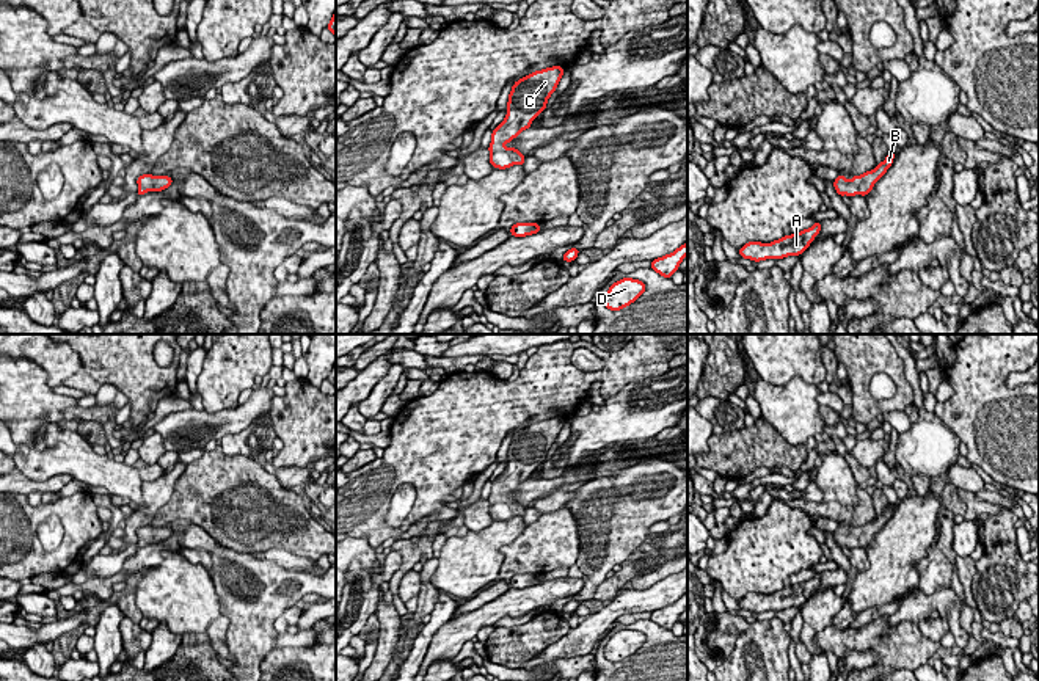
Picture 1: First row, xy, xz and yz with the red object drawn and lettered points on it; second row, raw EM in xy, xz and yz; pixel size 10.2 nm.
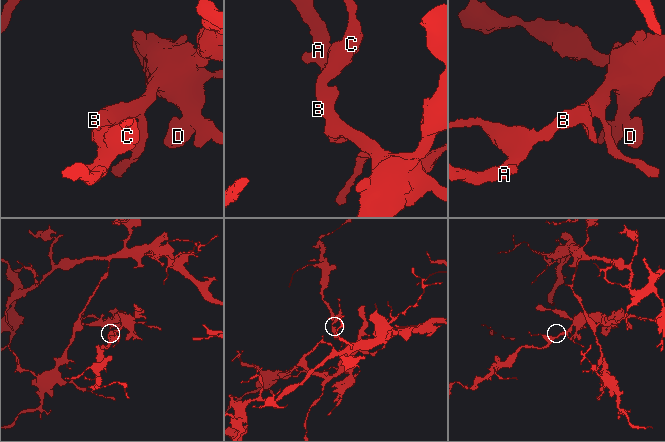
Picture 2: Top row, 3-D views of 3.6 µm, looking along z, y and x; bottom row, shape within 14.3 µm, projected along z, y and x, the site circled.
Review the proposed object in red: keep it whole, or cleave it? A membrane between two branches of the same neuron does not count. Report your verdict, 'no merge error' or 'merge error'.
no merge error

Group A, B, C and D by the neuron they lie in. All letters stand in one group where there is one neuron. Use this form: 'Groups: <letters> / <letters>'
Groups: A B C D

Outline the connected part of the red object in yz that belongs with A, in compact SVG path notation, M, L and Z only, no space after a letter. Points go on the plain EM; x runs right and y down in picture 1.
M816 573L808 581L804 581L791 587L783 587L782 590L774 592L771 595L749 593L742 599L739 599L738 604L741 609L755 614L766 610L778 612L793 606L800 607L815 592L819 582L821 582L821 573Z

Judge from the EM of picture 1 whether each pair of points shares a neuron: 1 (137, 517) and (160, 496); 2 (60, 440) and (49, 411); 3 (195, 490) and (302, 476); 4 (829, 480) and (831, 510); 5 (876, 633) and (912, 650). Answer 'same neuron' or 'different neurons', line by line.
1: same neuron
2: different neurons
3: different neurons
4: different neurons
5: same neuron

